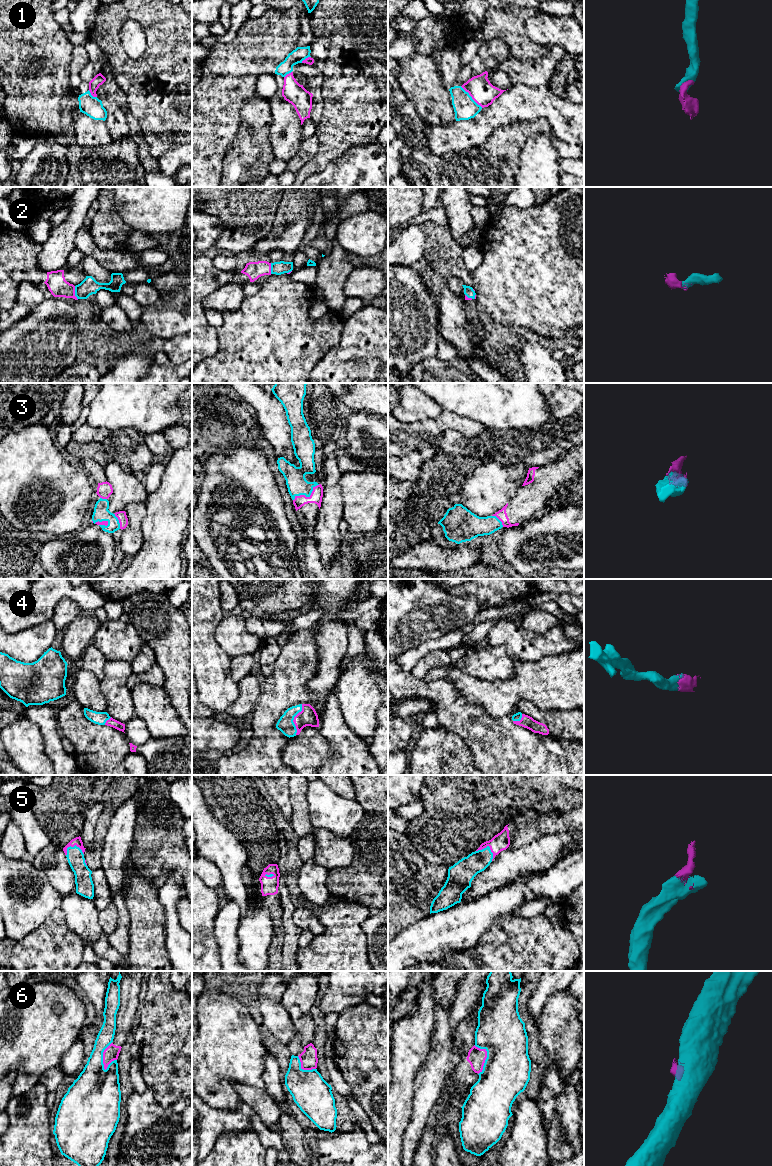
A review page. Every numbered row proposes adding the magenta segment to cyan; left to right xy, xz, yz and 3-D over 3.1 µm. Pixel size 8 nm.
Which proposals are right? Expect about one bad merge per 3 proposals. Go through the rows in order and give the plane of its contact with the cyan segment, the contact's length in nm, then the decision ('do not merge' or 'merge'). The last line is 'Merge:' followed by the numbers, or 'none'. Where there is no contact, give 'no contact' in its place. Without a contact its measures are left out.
1: meets cyan in yz; contact 260 nm long; do not merge
2: meets cyan in xy; contact 110 nm long; merge
3: meets cyan in xz; contact 260 nm long; merge
4: meets cyan in xz; contact 260 nm long; merge
5: meets cyan in yz; contact 160 nm long; merge
6: meets cyan in xy; contact 240 nm long; do not merge
Merge: 2, 3, 4, 5

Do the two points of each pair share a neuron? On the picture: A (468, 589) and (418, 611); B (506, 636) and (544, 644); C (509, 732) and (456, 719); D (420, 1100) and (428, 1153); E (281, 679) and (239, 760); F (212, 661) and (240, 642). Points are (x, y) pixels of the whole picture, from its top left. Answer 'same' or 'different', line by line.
A: different
B: same
C: same
D: different
E: same
F: different

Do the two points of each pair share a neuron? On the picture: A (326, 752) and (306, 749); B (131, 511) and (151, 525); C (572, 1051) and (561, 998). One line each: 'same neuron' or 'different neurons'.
A: same neuron
B: different neurons
C: same neuron

